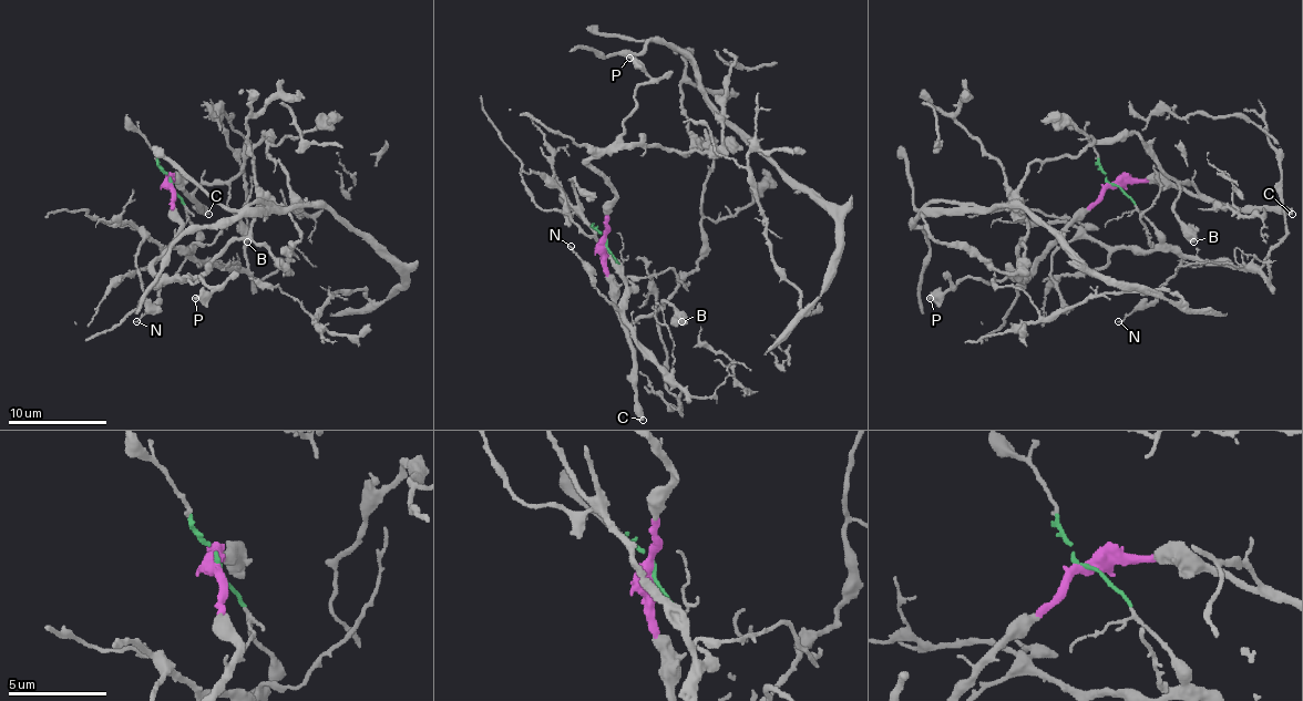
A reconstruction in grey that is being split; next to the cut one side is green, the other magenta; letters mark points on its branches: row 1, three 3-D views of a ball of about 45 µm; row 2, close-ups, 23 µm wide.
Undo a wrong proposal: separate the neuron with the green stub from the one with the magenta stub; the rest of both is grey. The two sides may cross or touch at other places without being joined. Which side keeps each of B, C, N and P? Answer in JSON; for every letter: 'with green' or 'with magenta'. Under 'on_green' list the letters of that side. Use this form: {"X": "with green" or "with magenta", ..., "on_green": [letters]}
{"B": "with magenta", "C": "with magenta", "N": "with green", "P": "with magenta", "on_green": ["N"]}

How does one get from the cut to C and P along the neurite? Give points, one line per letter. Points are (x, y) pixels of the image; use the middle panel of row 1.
C: (604, 240), (609, 297), (634, 353), (636, 412), (644, 420)
P: (604, 240), (606, 204), (614, 189), (587, 162), (616, 140), (636, 105), (636, 91), (650, 79), (628, 57)

